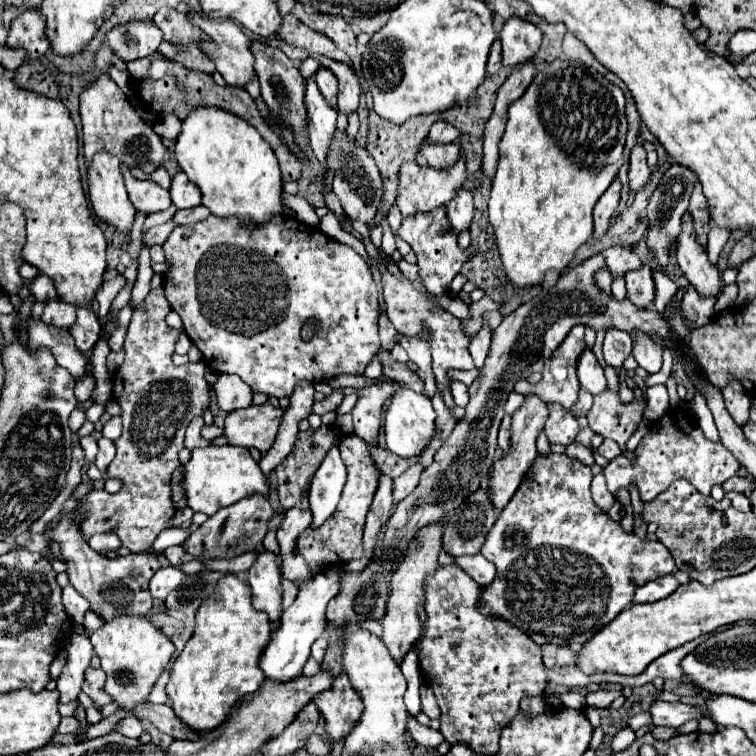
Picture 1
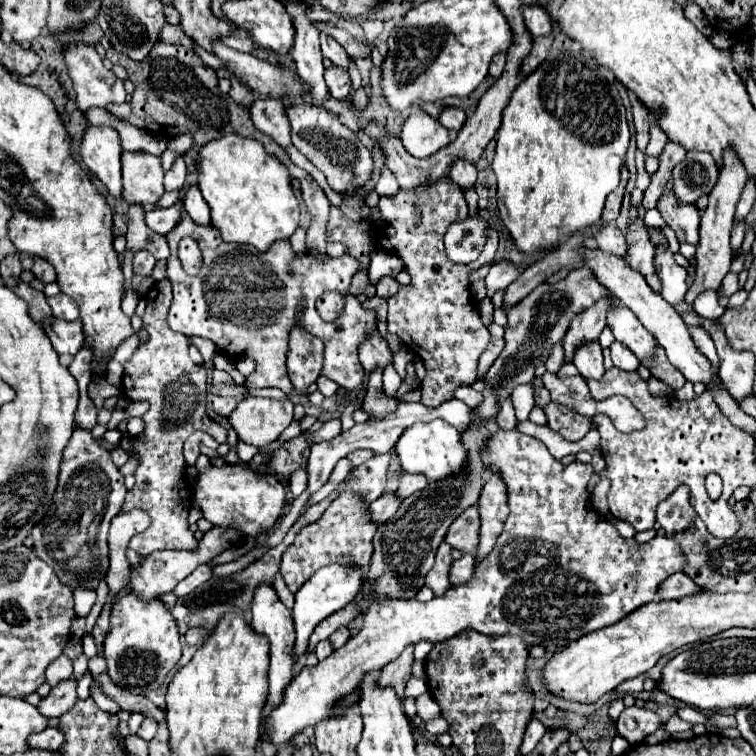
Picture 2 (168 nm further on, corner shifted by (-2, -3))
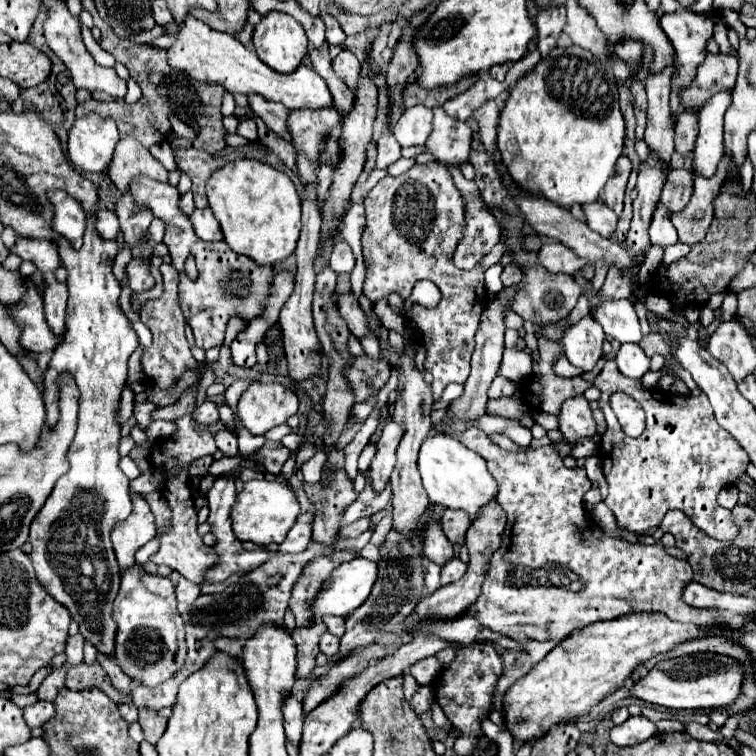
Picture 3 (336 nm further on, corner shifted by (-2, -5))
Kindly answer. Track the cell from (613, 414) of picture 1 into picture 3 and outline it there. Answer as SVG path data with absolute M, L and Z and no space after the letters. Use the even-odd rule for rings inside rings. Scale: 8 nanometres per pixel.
M613 358L605 362L601 374L593 380L593 384L603 392L599 398L599 404L607 420L607 432L603 434L603 442L601 442L601 468L609 484L609 494L605 498L605 504L615 514L617 528L643 532L649 528L657 528L663 516L667 514L667 510L681 510L697 528L711 534L711 538L719 538L719 540L735 538L735 526L731 526L731 512L717 504L717 494L721 488L729 486L739 474L747 470L749 458L747 458L747 452L739 446L739 442L717 424L707 396L705 394L677 396L663 390L645 390L639 384L639 380L625 378ZM615 392L625 392L627 396L635 398L643 406L647 414L647 428L639 438L629 438L621 430L619 420L609 406L609 398Z

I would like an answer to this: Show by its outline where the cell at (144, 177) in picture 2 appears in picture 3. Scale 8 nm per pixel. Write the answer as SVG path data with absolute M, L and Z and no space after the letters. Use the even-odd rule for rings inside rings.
M127 134L119 140L115 154L107 166L107 174L121 192L127 192L127 182L131 182L131 178L139 174L145 174L159 182L167 182L169 172L133 134Z

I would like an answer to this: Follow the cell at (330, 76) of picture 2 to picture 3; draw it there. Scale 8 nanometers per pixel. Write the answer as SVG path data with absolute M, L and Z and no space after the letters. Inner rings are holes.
M343 50L333 60L333 68L347 82L347 86L353 90L355 88L355 78L359 78L359 60L357 60L357 56L349 50Z

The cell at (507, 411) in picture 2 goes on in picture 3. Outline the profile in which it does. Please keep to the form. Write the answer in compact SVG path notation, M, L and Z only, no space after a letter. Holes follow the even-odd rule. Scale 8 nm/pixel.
M497 372L497 378L491 382L489 386L489 398L499 398L499 396L513 396L517 394L519 388L515 382L511 382L509 378L505 378L503 374Z

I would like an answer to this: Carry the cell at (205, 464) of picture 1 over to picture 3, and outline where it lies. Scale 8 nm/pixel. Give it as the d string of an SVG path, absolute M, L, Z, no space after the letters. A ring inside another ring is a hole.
M249 480L243 484L243 490L237 494L237 502L231 510L233 532L241 542L253 542L257 546L281 544L299 514L301 506L289 484L281 484L275 480Z

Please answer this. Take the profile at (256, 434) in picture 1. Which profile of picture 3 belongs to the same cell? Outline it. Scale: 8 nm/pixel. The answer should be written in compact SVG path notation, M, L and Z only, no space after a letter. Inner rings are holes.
M251 382L237 408L243 426L251 434L263 436L267 430L285 424L287 418L297 414L297 396L277 382Z

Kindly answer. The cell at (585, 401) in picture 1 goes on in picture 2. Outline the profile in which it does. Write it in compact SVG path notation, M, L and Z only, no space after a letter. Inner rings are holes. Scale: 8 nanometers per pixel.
M546 371L543 374L543 384L551 392L553 402L563 404L573 412L579 412L583 416L595 416L597 412L601 412L599 402L591 400L589 386L587 386L587 380L583 380L583 376L557 378L555 374Z

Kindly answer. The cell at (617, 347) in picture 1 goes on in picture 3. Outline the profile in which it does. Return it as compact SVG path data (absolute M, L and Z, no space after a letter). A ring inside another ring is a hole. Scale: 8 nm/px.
M623 344L617 358L615 358L621 374L627 378L643 378L643 374L649 370L649 358L639 348L639 344Z

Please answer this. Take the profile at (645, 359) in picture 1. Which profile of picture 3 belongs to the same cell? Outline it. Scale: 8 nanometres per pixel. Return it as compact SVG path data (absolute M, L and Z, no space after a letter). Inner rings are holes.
M575 274L575 282L583 288L583 294L589 298L589 308L595 320L603 326L603 332L619 342L639 342L643 338L639 328L639 318L629 300L603 298L601 290L591 286L591 280Z

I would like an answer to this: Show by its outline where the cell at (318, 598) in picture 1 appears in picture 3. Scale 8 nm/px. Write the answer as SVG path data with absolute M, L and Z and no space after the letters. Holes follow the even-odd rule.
M355 556L353 560L343 562L323 584L319 598L315 598L315 602L311 604L311 612L315 616L347 616L367 600L375 580L377 562L363 556Z

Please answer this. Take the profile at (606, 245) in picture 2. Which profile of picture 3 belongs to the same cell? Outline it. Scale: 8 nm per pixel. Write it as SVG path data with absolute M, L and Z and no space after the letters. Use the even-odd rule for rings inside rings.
M599 198L587 206L581 206L585 216L587 216L587 226L595 232L599 232L601 236L611 236L615 232L617 226L617 214Z

